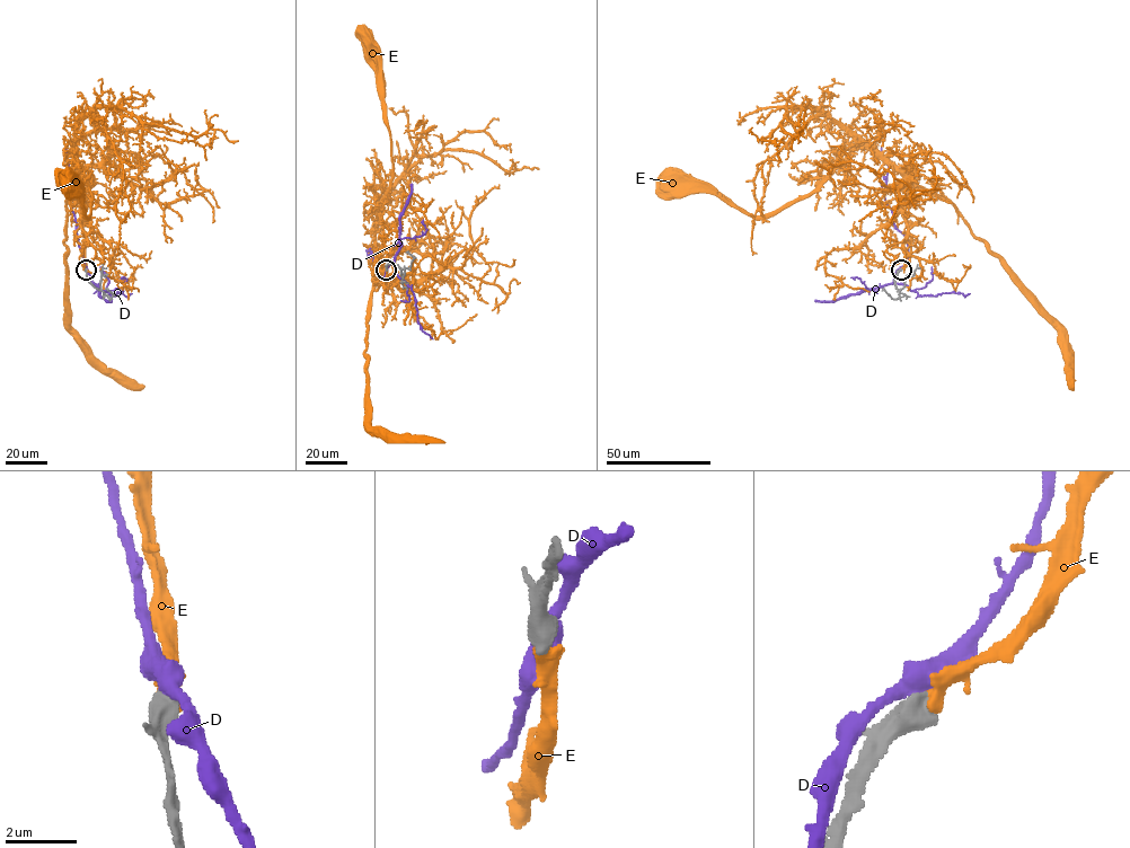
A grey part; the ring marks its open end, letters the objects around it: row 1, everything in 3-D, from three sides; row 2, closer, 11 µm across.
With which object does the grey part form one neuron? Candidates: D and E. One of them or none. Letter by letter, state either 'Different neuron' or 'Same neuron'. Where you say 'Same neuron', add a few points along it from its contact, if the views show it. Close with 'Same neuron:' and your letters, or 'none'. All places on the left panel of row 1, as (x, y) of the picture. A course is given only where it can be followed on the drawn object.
D: Different neuron
E: Same neuron. Its course: (86, 268), (86, 237), (90, 227), (72, 190), (63, 241), (68, 249), (67, 324), (81, 344), (116, 374)
Same neuron: E

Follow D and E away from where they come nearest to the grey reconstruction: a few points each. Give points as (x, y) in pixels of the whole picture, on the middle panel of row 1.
D: (386, 270), (383, 276), (379, 276), (377, 263), (371, 252), (368, 257), (365, 249)
E: (386, 270), (386, 280), (391, 276), (381, 272), (372, 285), (367, 321), (368, 421), (371, 427), (417, 439)

